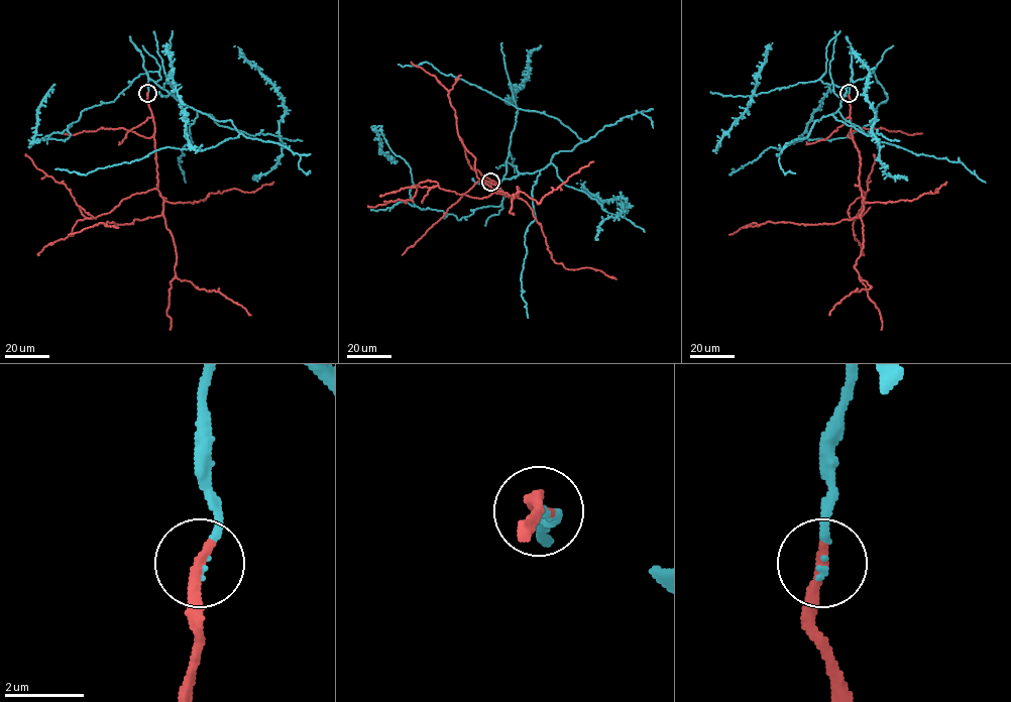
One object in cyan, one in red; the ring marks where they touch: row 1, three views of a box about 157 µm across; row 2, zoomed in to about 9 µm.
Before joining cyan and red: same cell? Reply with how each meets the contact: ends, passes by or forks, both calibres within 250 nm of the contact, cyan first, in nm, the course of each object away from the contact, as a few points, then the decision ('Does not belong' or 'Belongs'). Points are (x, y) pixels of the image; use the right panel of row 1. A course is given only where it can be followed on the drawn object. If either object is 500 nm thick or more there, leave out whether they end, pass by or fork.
At the ring cyan ends. At the ring red ends. Thickness 160 nm (cyan) against 340 nm. Course of cyan: (849, 92), (852, 80), (839, 108), (816, 120), (806, 137), (781, 150), (770, 147), (729, 174), (732, 169). Course of red: (849, 92), (850, 133), (860, 158), (862, 213), (835, 223), (752, 223), (729, 234). Belongs

